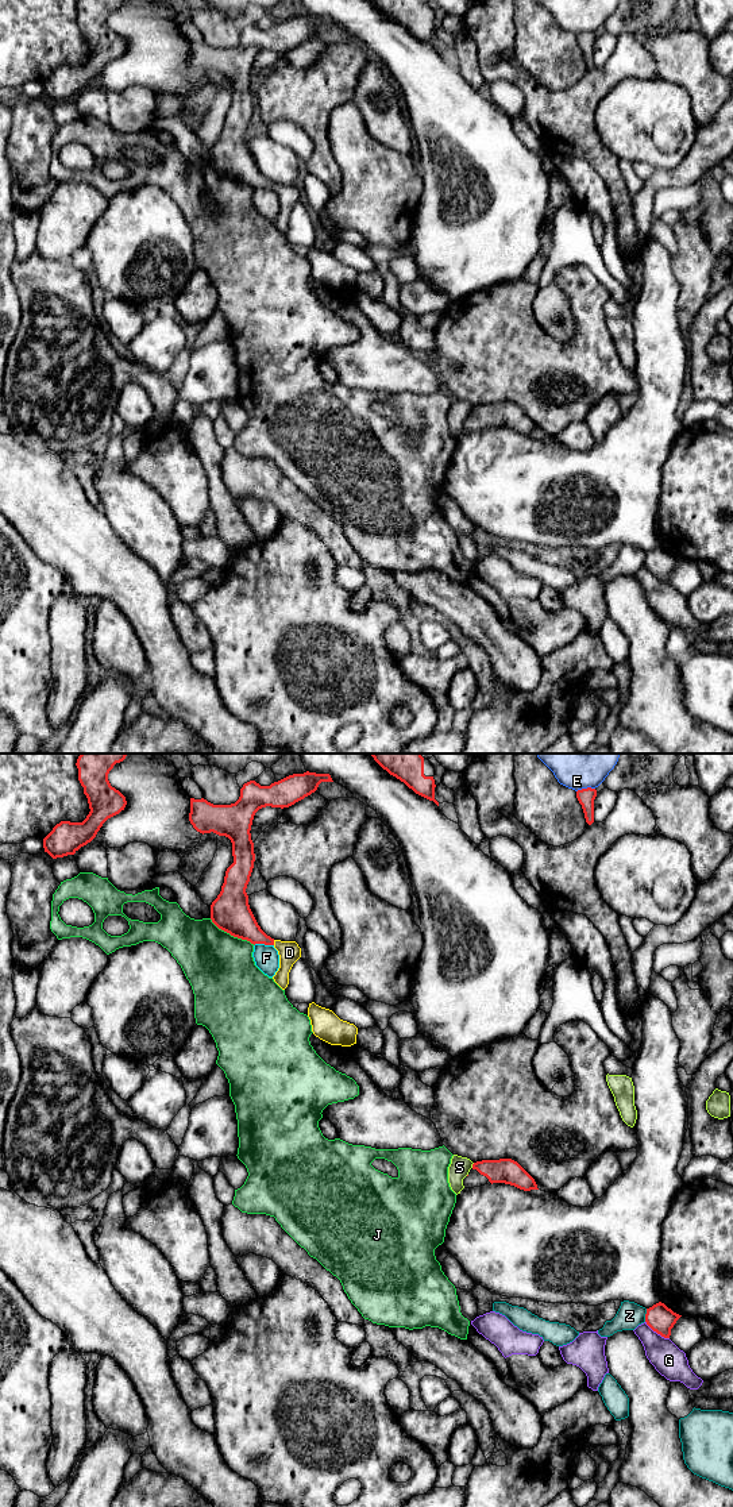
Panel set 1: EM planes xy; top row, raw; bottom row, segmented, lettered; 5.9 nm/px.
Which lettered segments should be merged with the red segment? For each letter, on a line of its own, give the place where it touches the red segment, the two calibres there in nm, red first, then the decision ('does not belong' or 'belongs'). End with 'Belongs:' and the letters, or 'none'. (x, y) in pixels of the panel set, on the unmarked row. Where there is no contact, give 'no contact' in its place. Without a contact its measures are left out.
D: meets red in xy at (273, 187); 190 nm thick on the red side, 130 nm on the other; belongs
E: meets red in xy at (585, 33); 100 nm thick on the red side, 200 nm on the other; does not belong
F: meets red in xy at (263, 187); 220 nm thick on the red side, 150 nm on the other; does not belong
G: meets red in xy at (656, 575); 160 nm thick on the red side, 190 nm on the other; does not belong
J: meets red in xy at (232, 178); 240 nm thick on the red side, 400 nm on the other; does not belong
S: meets red in xy at (473, 409); 150 nm thick on the red side, 120 nm on the other; does not belong
Z: meets red in xy at (645, 559); 160 nm thick on the red side, 160 nm on the other; does not belong
Belongs: D

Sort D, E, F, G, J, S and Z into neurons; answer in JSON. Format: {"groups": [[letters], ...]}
{"groups": [["D"], ["E"], ["F"], ["G", "S"], ["J"], ["Z"]]}

